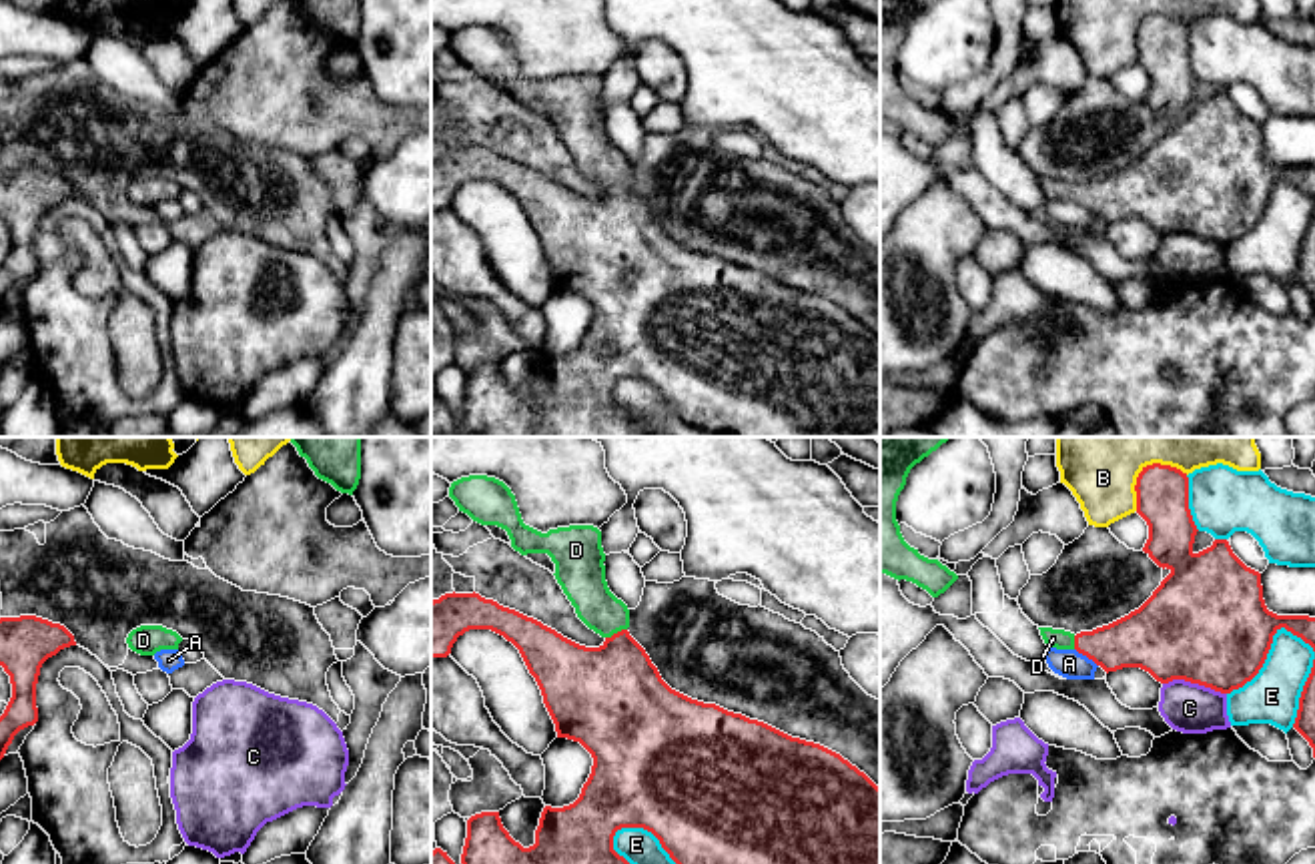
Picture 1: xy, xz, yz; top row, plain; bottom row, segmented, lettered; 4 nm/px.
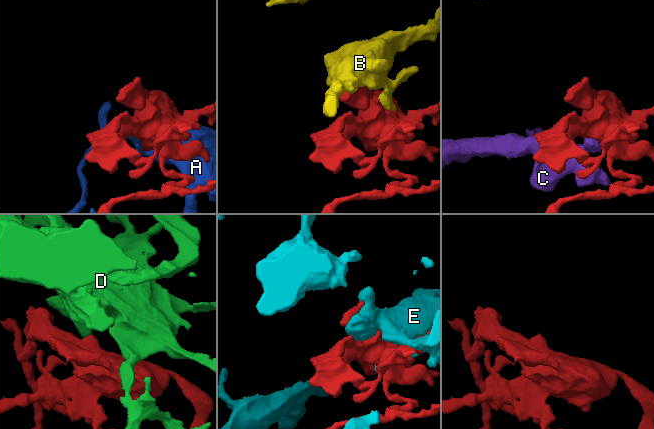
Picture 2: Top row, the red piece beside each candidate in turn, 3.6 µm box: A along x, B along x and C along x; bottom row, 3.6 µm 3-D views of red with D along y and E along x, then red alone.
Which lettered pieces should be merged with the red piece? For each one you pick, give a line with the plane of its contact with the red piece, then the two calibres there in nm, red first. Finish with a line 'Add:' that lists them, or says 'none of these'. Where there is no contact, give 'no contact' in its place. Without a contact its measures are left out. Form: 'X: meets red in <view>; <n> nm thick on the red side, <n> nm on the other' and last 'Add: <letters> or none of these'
D: meets red in xz; 400 nm thick on the red side, 180 nm on the other
Add: D

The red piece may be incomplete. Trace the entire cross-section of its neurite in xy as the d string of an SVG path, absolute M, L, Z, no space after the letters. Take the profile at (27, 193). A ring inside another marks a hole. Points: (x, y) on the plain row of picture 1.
M36 166L0 168L0 217L12 235L12 249L0 267L0 311L16 285L38 273L42 214L70 196L76 196L74 186L60 174Z

